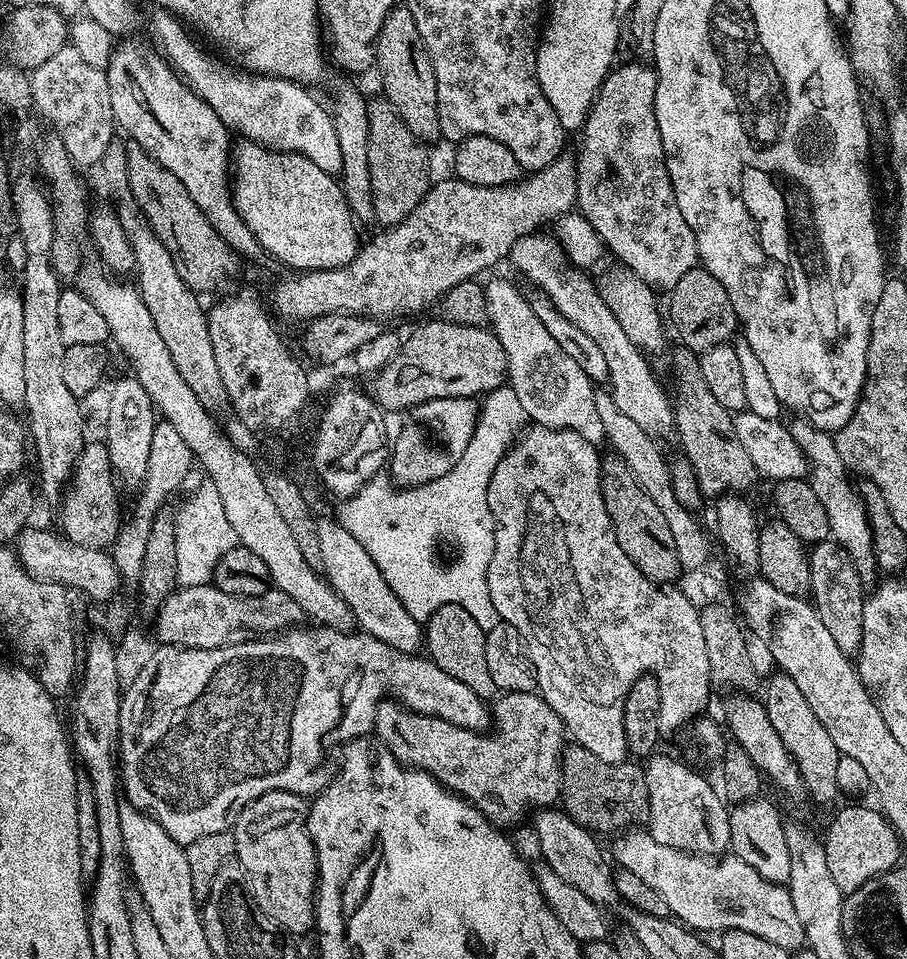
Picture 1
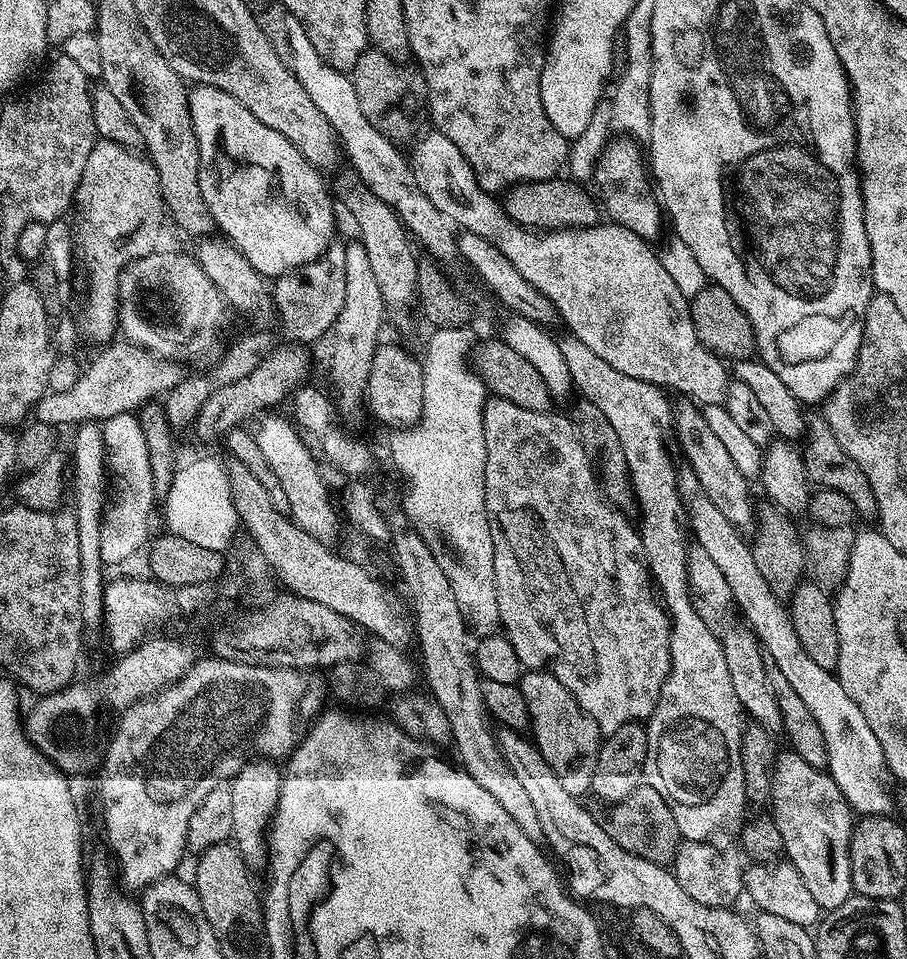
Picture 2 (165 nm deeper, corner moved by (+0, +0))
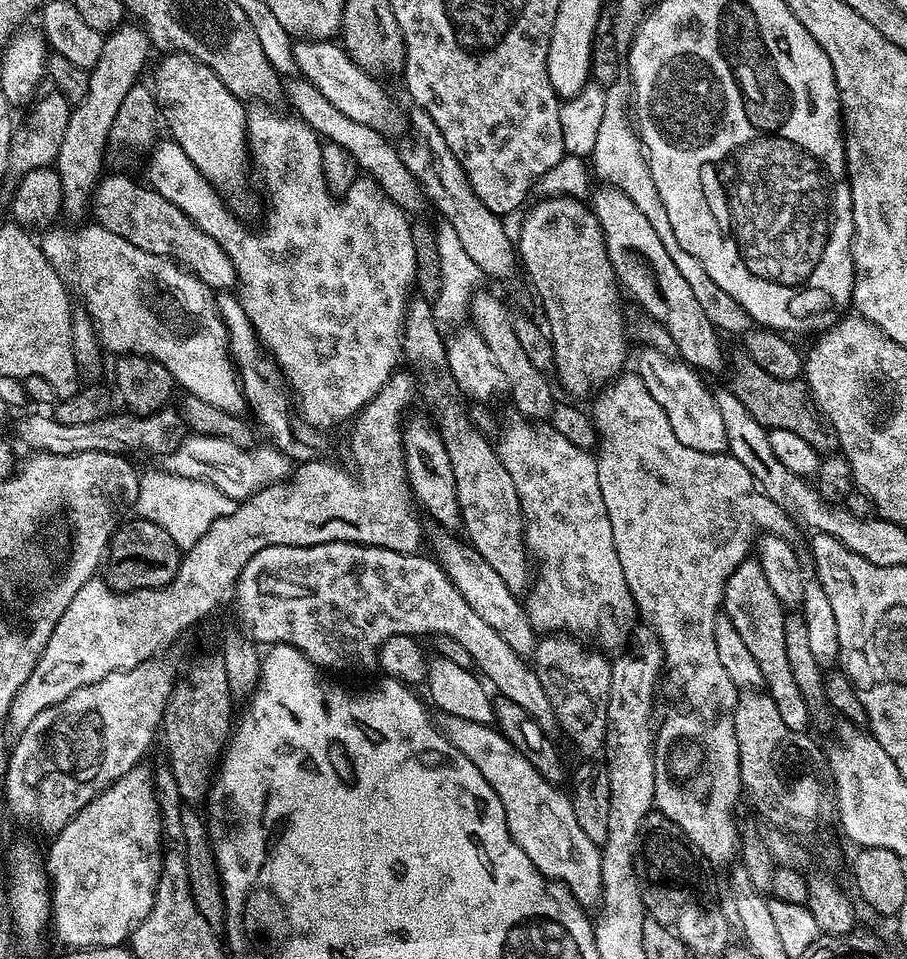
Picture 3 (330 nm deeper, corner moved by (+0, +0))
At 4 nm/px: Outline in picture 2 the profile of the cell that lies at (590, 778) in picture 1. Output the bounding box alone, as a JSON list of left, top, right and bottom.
[599,782,678,865]

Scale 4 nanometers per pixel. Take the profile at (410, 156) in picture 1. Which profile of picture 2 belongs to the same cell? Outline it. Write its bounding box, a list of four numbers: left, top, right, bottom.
[350,47,428,142]

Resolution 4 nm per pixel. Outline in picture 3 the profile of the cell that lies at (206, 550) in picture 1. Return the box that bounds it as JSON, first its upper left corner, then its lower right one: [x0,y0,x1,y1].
[134,470,234,550]

